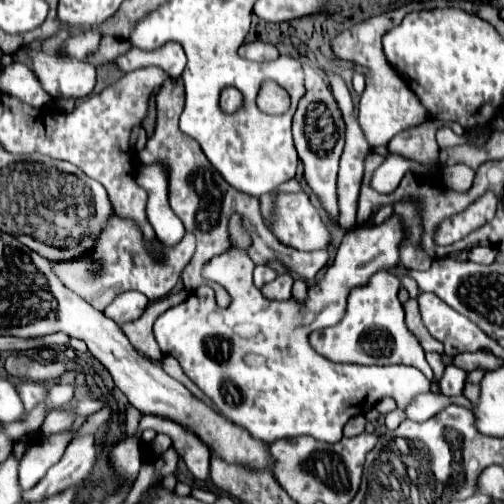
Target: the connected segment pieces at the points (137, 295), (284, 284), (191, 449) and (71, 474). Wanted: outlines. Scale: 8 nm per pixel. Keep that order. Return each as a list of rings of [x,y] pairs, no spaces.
[[[135,290],[126,291],[114,298],[112,303],[106,307],[104,315],[116,321],[118,325],[122,325],[128,321],[136,321],[144,313],[146,305],[148,305],[146,295]]]
[[[284,273],[284,275],[278,275],[274,281],[266,283],[260,291],[266,299],[276,299],[276,301],[284,301],[284,299],[290,299],[290,289],[292,289],[292,275]]]
[[[144,415],[140,421],[140,431],[144,429],[154,429],[156,433],[168,435],[172,439],[172,449],[180,455],[180,459],[184,459],[188,471],[200,481],[210,479],[210,449],[194,433],[186,431],[174,421],[148,415]]]
[[[78,437],[68,447],[62,459],[48,469],[48,473],[28,491],[24,491],[22,501],[38,503],[52,495],[58,495],[74,485],[78,485],[94,467],[96,445],[94,437]]]

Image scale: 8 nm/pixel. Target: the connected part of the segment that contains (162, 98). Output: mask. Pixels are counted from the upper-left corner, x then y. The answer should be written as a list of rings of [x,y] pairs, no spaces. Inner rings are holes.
[[[166,79],[164,85],[160,87],[158,95],[156,95],[156,105],[158,105],[158,119],[156,119],[156,131],[154,137],[148,139],[146,147],[138,153],[140,161],[144,165],[150,163],[160,163],[166,165],[168,171],[168,191],[170,191],[170,207],[174,209],[174,213],[180,217],[180,221],[184,223],[184,227],[188,231],[192,231],[198,239],[198,247],[194,257],[190,259],[190,263],[184,267],[182,271],[182,281],[184,287],[188,291],[198,289],[200,285],[204,285],[206,281],[202,279],[202,265],[212,259],[218,253],[224,253],[228,239],[228,219],[232,217],[232,213],[240,213],[244,217],[244,225],[248,227],[250,235],[252,235],[252,247],[248,251],[250,259],[256,265],[264,265],[266,261],[282,261],[282,265],[286,265],[286,269],[290,273],[300,275],[302,279],[314,279],[316,273],[328,263],[328,253],[326,251],[298,251],[298,249],[290,249],[286,245],[282,245],[264,225],[262,217],[260,217],[260,201],[256,197],[246,197],[246,193],[238,193],[238,189],[230,187],[224,177],[210,165],[210,161],[206,159],[206,155],[202,153],[200,145],[186,137],[180,129],[178,129],[178,117],[184,109],[184,89],[182,89],[182,79]],[[282,249],[290,249],[290,255],[280,257]]]

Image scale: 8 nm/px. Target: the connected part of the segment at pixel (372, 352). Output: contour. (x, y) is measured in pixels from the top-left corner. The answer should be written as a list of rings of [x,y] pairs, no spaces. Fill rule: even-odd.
[[[378,271],[362,287],[354,287],[348,297],[348,309],[344,319],[330,327],[318,329],[310,335],[310,345],[334,363],[362,363],[362,365],[390,365],[402,363],[420,369],[432,379],[432,369],[424,357],[424,349],[418,339],[408,331],[404,323],[404,309],[398,301],[400,279],[394,273]]]

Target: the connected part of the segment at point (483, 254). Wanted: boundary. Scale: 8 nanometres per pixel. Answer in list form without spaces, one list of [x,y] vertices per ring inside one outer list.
[[[474,247],[472,255],[468,259],[476,261],[476,263],[486,263],[488,265],[488,263],[494,261],[494,255],[496,255],[494,247]]]

